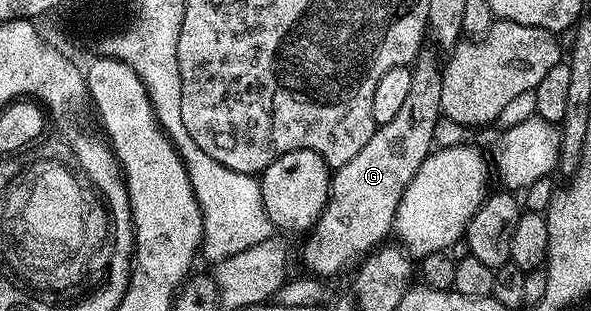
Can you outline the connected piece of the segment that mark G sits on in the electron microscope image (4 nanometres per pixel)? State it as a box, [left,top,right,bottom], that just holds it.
[305,50,443,278]

